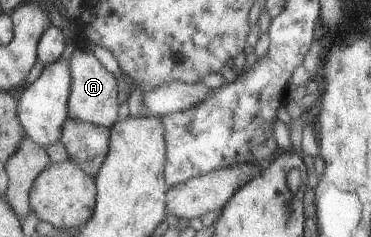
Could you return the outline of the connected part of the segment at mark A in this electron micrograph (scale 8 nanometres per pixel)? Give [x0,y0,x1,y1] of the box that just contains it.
[68,45,118,128]

